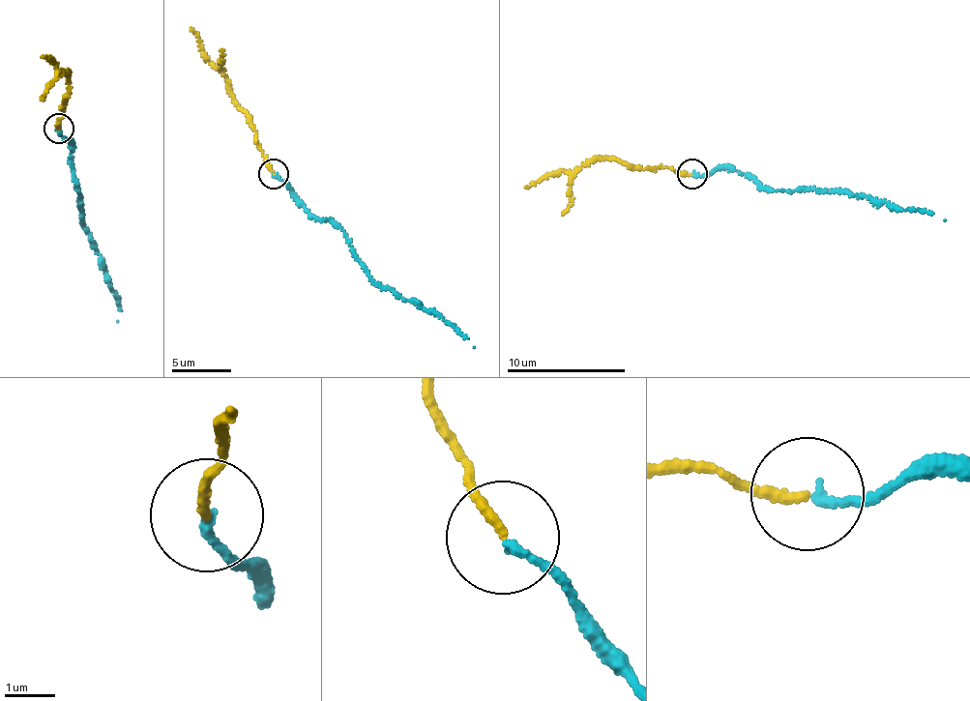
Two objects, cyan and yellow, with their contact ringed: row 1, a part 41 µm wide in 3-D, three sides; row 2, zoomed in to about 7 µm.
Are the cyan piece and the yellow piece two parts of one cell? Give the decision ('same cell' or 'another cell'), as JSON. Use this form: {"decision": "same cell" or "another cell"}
{"decision": "same cell"}

